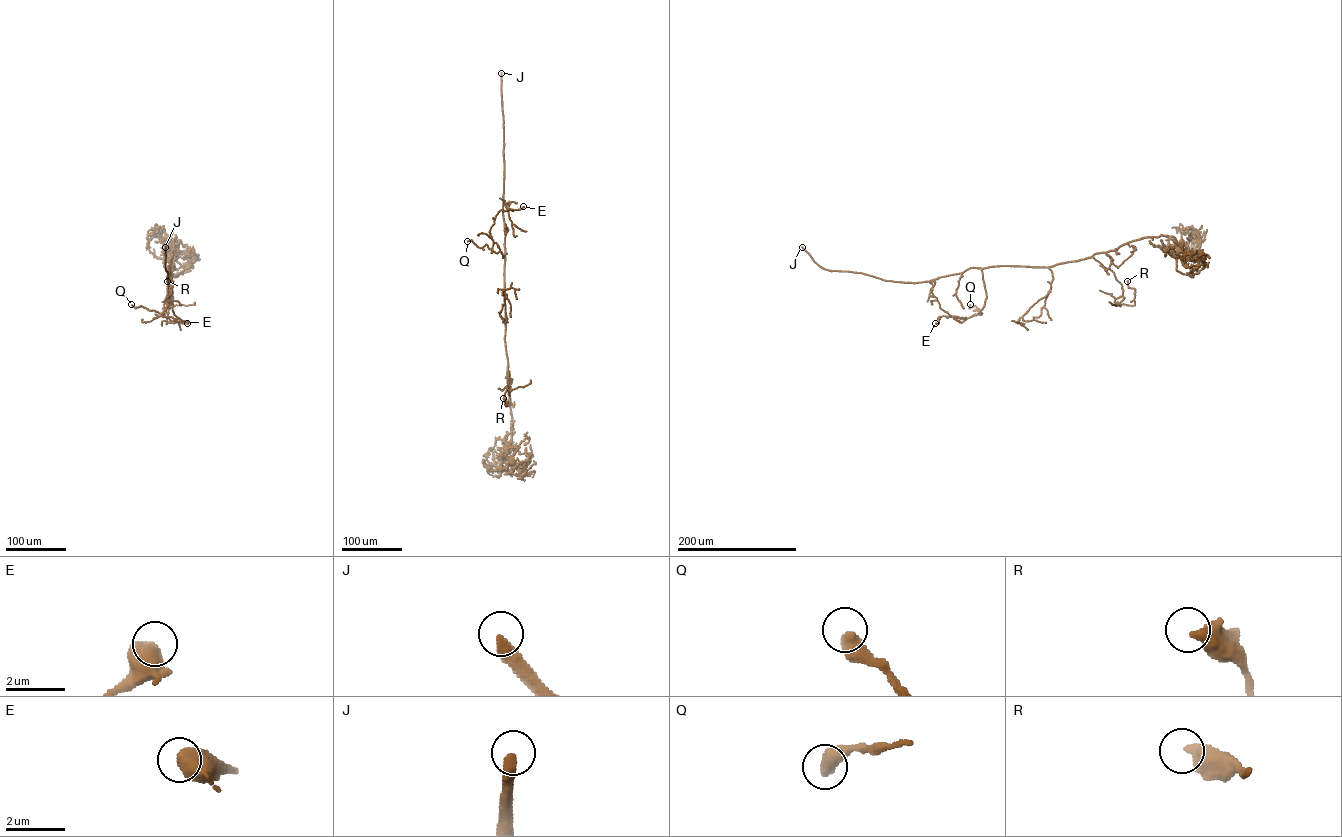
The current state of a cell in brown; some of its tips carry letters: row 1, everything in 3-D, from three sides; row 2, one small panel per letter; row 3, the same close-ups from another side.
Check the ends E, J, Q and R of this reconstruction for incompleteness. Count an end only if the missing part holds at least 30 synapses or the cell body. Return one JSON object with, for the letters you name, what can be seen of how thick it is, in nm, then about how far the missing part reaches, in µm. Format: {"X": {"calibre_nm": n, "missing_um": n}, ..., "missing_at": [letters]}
{"J": {"calibre_nm": 420, "missing_um": 300}, "missing_at": ["J"]}

